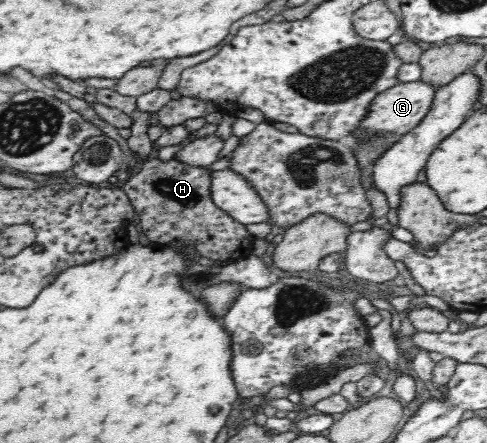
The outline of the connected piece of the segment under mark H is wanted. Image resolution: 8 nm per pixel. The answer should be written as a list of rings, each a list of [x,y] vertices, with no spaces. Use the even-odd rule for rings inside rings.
[[[158,156],[147,157],[137,164],[131,178],[123,181],[122,189],[139,214],[141,227],[151,243],[193,246],[199,255],[226,266],[250,256],[256,239],[245,225],[213,204],[212,173],[210,166],[191,167],[176,157],[166,162]]]

